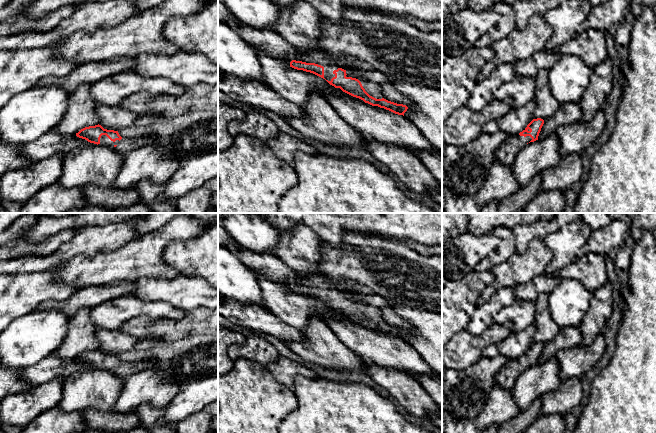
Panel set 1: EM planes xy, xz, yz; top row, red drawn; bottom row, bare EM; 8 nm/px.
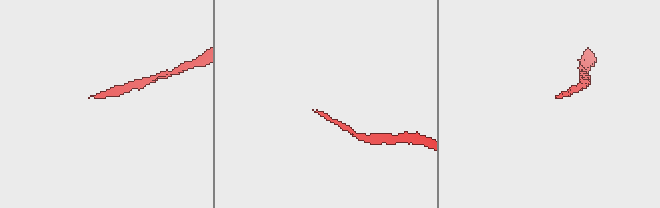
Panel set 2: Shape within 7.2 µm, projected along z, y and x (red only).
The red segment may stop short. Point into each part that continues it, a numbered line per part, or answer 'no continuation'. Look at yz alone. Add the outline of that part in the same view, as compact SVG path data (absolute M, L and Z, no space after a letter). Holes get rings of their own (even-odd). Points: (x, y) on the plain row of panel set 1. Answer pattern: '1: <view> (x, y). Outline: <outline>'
1: yz (508, 374). Outline: M512 359L505 364L495 376L495 385L511 390L515 386L518 376L531 364L532 362L530 360Z

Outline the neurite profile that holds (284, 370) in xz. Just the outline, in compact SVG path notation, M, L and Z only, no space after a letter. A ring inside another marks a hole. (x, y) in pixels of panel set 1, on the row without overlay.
M280 356L276 362L268 364L266 368L278 382L288 387L293 386L294 379L298 375L312 379L318 378L313 370L283 356Z

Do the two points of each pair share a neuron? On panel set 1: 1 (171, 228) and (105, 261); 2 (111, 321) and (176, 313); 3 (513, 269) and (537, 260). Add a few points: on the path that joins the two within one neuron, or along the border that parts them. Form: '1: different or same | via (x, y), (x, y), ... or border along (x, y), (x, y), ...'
1: same | via (155, 242), (138, 259), (134, 261), (121, 261)
2: same | via (127, 309), (160, 310)
3: same | via (519, 269), (531, 264)

